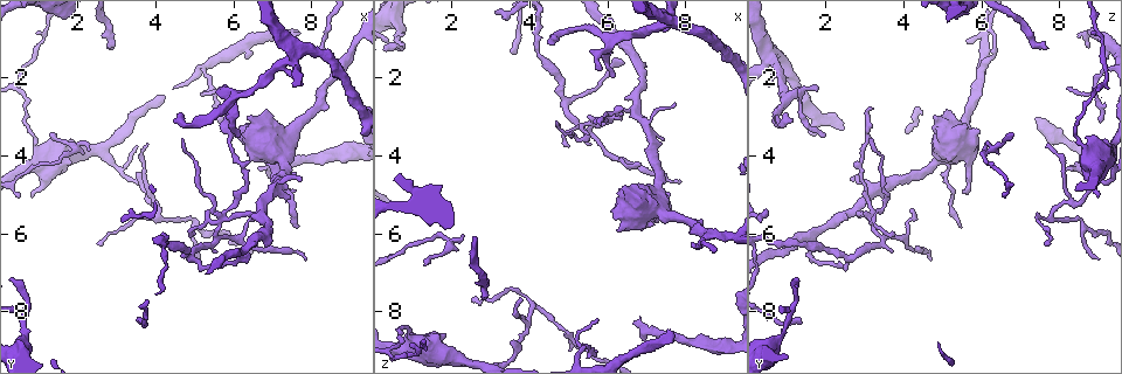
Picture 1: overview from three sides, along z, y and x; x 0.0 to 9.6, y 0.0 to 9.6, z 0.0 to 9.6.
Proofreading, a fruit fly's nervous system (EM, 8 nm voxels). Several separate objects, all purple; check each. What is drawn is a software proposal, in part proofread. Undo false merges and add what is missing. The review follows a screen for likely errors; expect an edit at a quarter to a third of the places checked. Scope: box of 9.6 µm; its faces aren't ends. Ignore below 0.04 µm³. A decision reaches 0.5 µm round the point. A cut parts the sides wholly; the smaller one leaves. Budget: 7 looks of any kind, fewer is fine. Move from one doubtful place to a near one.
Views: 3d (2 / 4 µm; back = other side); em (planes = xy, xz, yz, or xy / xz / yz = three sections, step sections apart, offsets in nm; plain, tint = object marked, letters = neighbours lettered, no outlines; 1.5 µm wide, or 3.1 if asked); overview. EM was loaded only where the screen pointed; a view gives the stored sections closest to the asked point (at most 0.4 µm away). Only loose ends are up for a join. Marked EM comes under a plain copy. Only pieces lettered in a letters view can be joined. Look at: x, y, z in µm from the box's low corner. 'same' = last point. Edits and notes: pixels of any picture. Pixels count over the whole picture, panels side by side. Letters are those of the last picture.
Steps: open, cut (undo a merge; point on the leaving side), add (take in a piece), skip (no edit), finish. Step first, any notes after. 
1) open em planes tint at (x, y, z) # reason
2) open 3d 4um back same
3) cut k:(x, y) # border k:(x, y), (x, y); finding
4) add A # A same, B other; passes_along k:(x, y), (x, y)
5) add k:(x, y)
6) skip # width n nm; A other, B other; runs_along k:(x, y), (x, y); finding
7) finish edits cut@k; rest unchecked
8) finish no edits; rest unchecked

open em xy step 8 letters at (5.90, 2.25, 1.80) # an open end

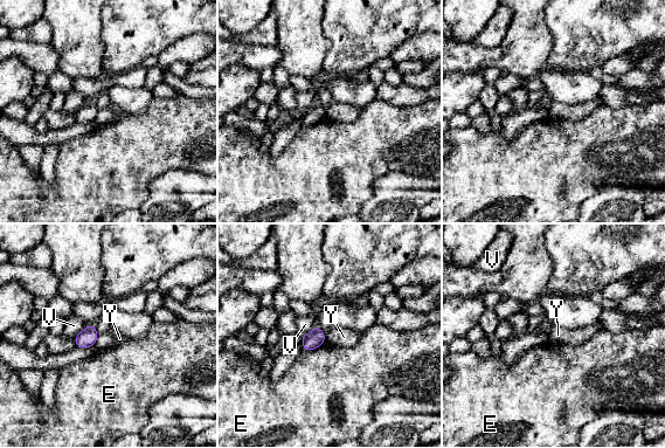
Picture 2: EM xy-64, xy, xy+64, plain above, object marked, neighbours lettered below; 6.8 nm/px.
open em planes letters same # another direction

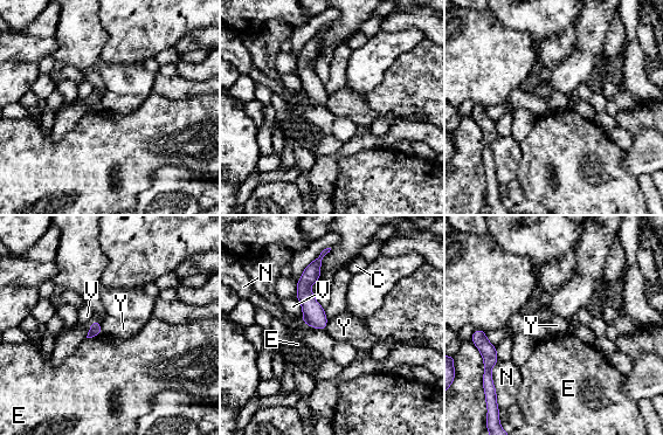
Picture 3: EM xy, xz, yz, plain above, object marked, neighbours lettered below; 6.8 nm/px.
skip # C other, E other, N other, V other, Y other; border 3:(98, 322), (102, 332); no lettered piece goes on from it

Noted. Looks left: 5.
open 3d 4um at (6.70, 4.40, 8.30)

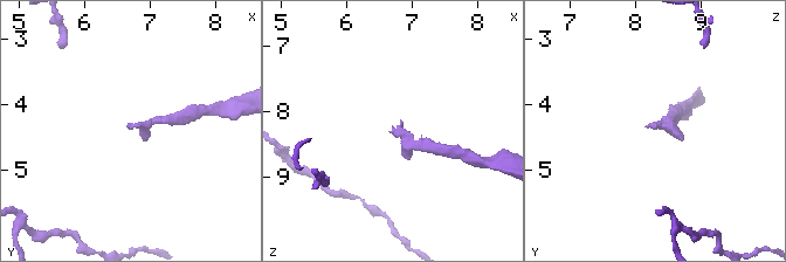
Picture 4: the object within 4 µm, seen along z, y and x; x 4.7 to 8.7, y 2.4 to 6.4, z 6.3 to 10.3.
open em planes tint at (6.65, 4.35, 8.35) # now the EM

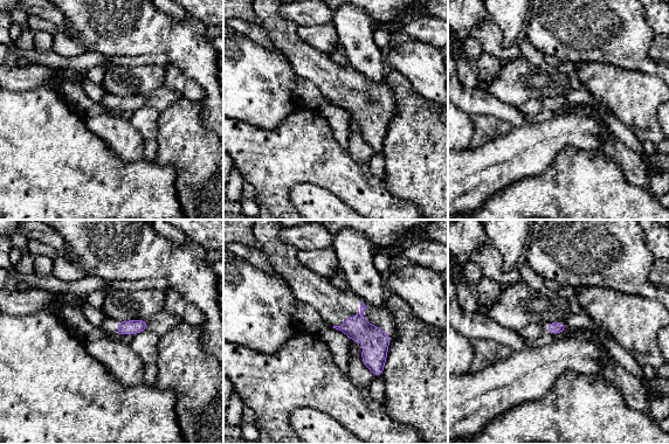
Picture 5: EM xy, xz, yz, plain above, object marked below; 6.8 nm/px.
open em planes letters same

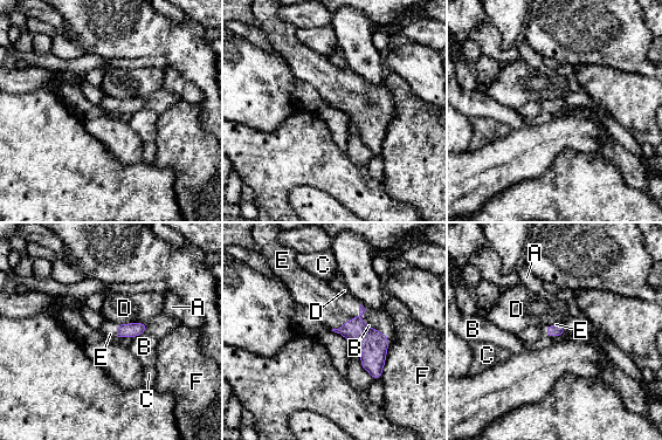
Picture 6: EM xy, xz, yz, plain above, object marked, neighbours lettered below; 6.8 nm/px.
add 6:(333, 309) # longest_contact E 280 nm; A other, B other, C other, D other, E same, F other; passes_along 6:(373, 344), (350, 320), (333, 309); it goes on there

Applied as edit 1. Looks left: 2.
finish edits add@6; rest unchecked

